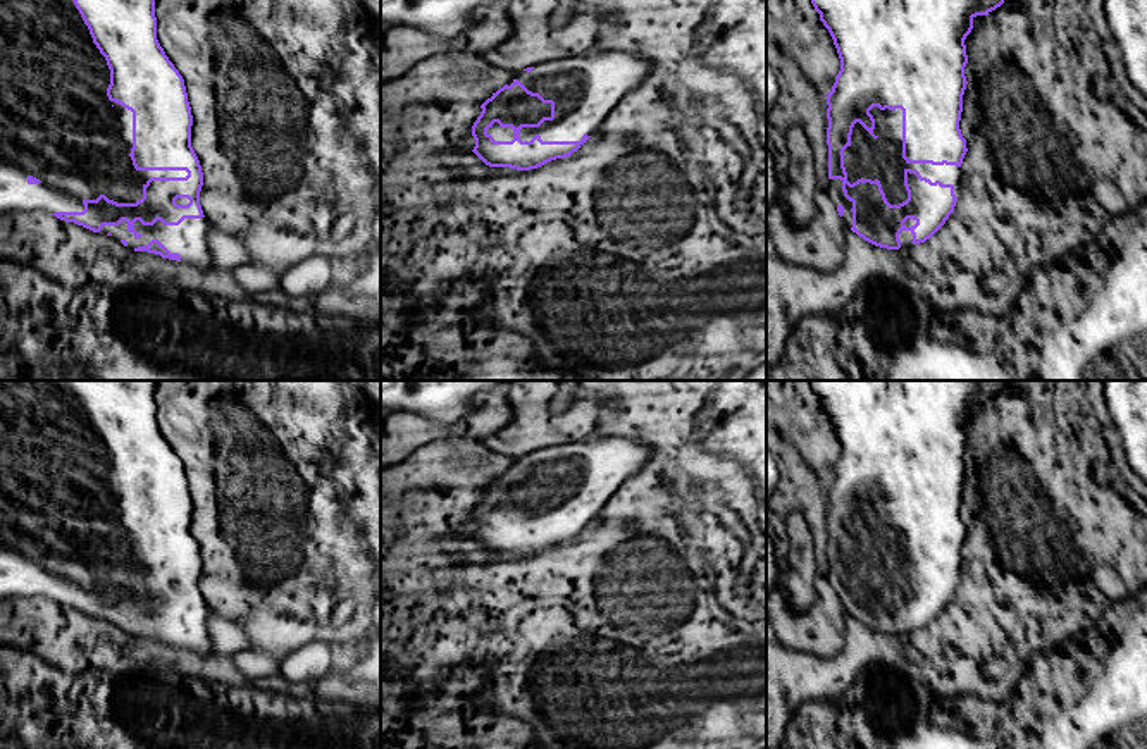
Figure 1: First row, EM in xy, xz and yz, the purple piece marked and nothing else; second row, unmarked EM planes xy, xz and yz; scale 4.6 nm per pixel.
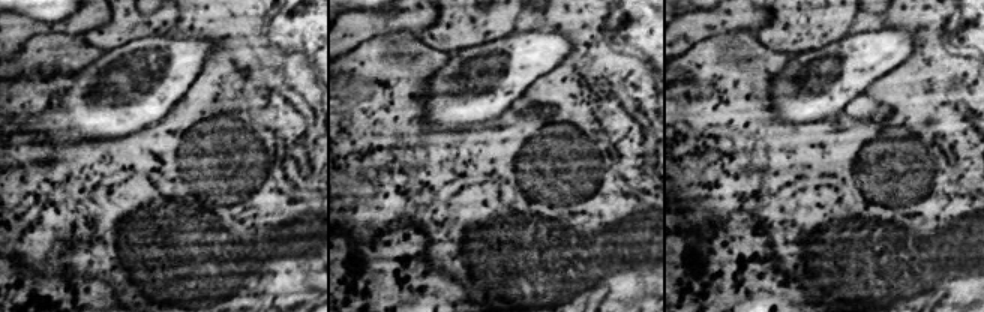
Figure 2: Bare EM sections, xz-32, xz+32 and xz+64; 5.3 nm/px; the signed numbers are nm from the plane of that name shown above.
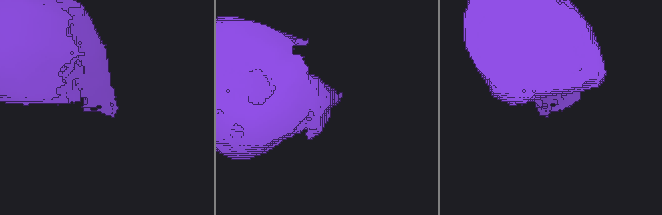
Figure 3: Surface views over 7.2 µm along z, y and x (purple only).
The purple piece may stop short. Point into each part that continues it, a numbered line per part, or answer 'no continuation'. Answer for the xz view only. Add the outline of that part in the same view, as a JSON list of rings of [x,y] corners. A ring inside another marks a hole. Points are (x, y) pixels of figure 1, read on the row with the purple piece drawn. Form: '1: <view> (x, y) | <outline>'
1: xz (586, 88) | [[[591,52],[572,59],[556,59],[536,65],[530,72],[520,71],[508,76],[510,86],[518,79],[529,91],[555,102],[555,119],[539,127],[522,127],[520,139],[530,141],[536,134],[542,141],[580,141],[584,134],[592,136],[608,114],[651,74],[653,62],[641,53],[629,52]]]

